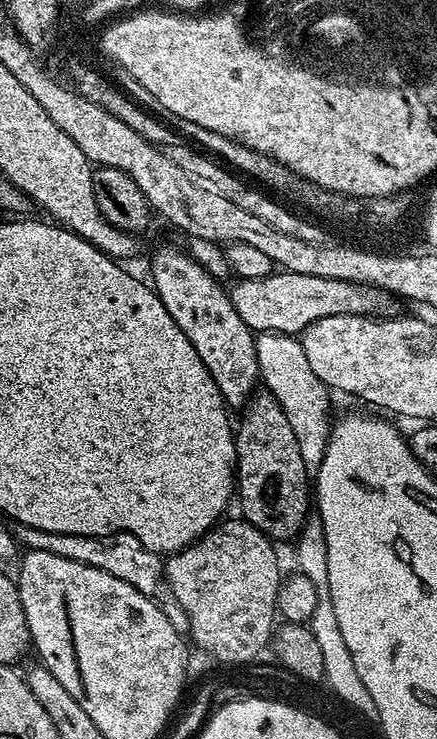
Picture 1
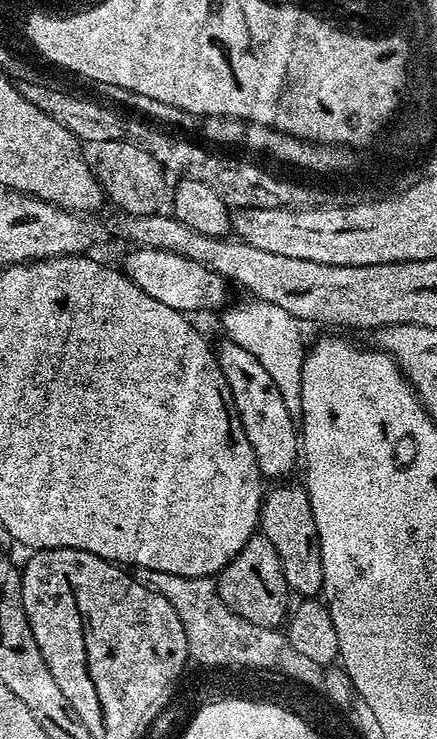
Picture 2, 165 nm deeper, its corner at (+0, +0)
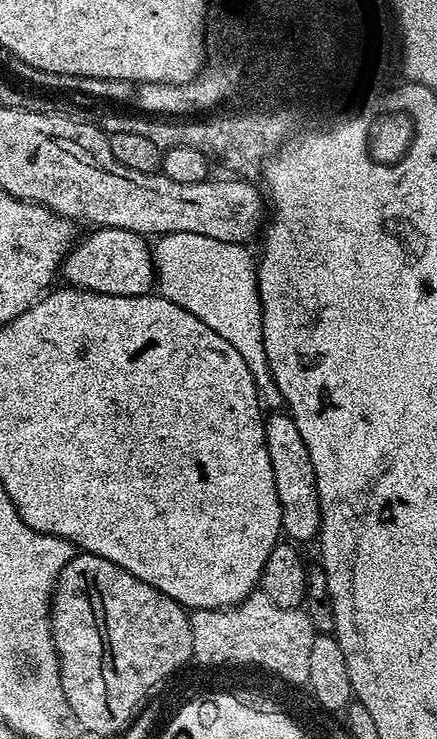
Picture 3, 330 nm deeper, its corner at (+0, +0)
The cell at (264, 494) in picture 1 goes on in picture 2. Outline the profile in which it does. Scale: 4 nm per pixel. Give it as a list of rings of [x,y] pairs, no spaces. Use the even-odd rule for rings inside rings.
[[[278,486],[265,493],[261,508],[261,533],[278,550],[283,562],[284,577],[289,589],[304,598],[317,597],[324,586],[324,570],[321,562],[320,539],[317,537],[317,524],[309,504],[305,487]]]

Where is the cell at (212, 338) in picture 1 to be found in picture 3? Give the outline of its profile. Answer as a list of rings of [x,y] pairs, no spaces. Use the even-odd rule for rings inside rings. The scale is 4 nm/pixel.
[[[272,414],[264,425],[266,446],[270,454],[270,466],[274,466],[274,486],[278,490],[278,502],[282,510],[280,527],[289,541],[315,541],[320,534],[320,503],[318,482],[314,478],[314,462],[310,462],[310,450],[298,434],[298,426],[287,414]]]

